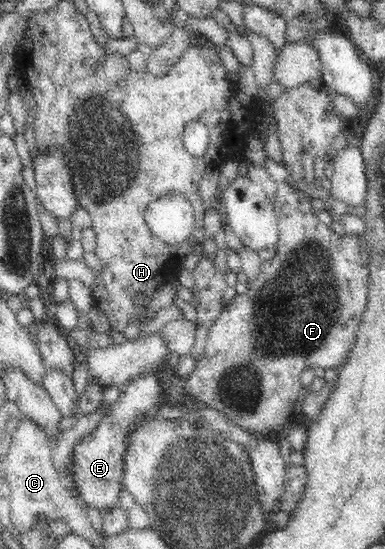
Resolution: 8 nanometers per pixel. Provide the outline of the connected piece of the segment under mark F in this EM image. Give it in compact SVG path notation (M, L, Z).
M278 183L278 190L276 192L276 200L272 202L275 215L277 215L277 222L279 227L279 240L277 242L277 252L271 260L263 261L259 276L253 282L247 283L247 291L242 294L237 294L230 301L226 301L226 306L221 313L221 316L215 320L213 326L208 330L208 337L206 340L205 352L203 356L197 361L193 372L188 377L183 379L183 392L189 400L193 400L195 404L201 404L207 409L217 410L223 412L227 417L229 423L238 425L251 433L261 433L263 431L277 431L285 428L287 418L291 416L295 402L297 402L298 395L304 391L303 386L299 380L301 372L307 368L320 367L324 370L340 367L345 364L353 345L356 341L356 332L361 322L365 307L368 303L368 276L369 276L369 251L368 244L363 236L349 236L347 234L339 236L333 232L331 227L320 223L317 216L313 214L311 208L311 201L303 195L299 195L289 187L289 184Z

